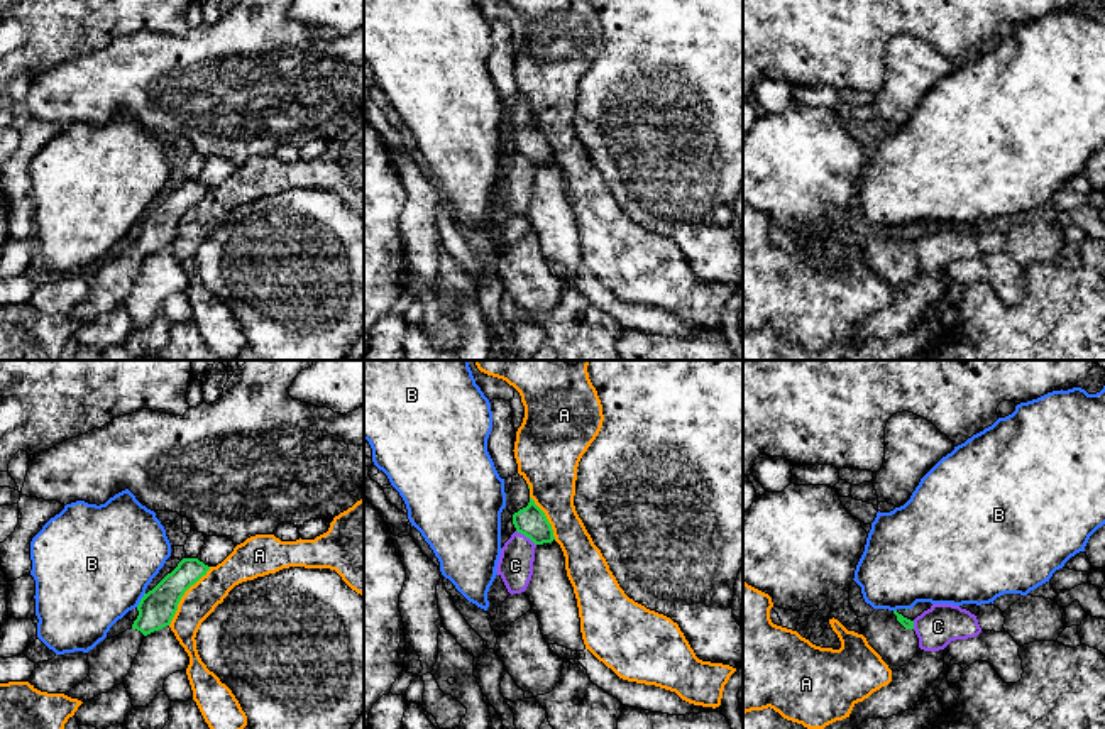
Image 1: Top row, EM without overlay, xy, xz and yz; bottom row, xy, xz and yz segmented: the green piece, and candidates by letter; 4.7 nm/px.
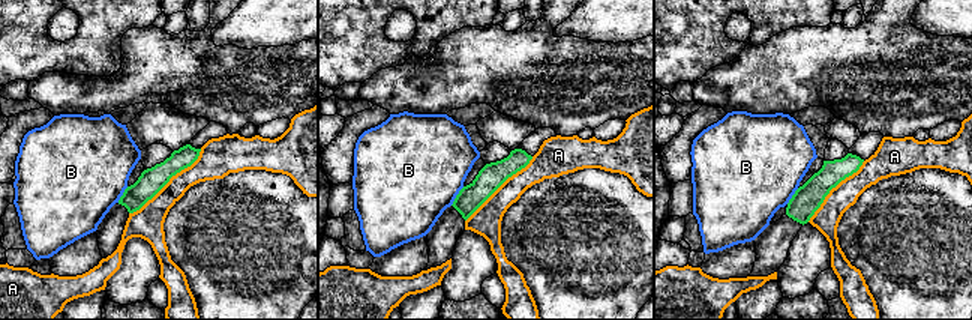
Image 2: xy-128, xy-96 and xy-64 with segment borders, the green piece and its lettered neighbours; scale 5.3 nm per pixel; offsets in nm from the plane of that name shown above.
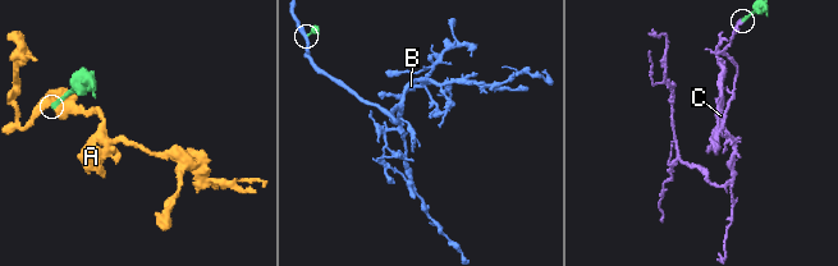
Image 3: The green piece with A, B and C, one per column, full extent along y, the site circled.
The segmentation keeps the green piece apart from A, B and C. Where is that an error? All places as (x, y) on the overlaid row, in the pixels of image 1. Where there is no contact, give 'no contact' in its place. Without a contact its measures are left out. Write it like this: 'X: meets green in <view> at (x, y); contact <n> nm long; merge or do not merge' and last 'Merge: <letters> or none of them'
A: meets green in xy at (183, 594); contact 340 nm long; do not merge
B: meets green in xy at (141, 599); contact 80 nm long; do not merge
C: meets green in xz at (527, 537); contact 120 nm long; do not merge
Merge: none of them

